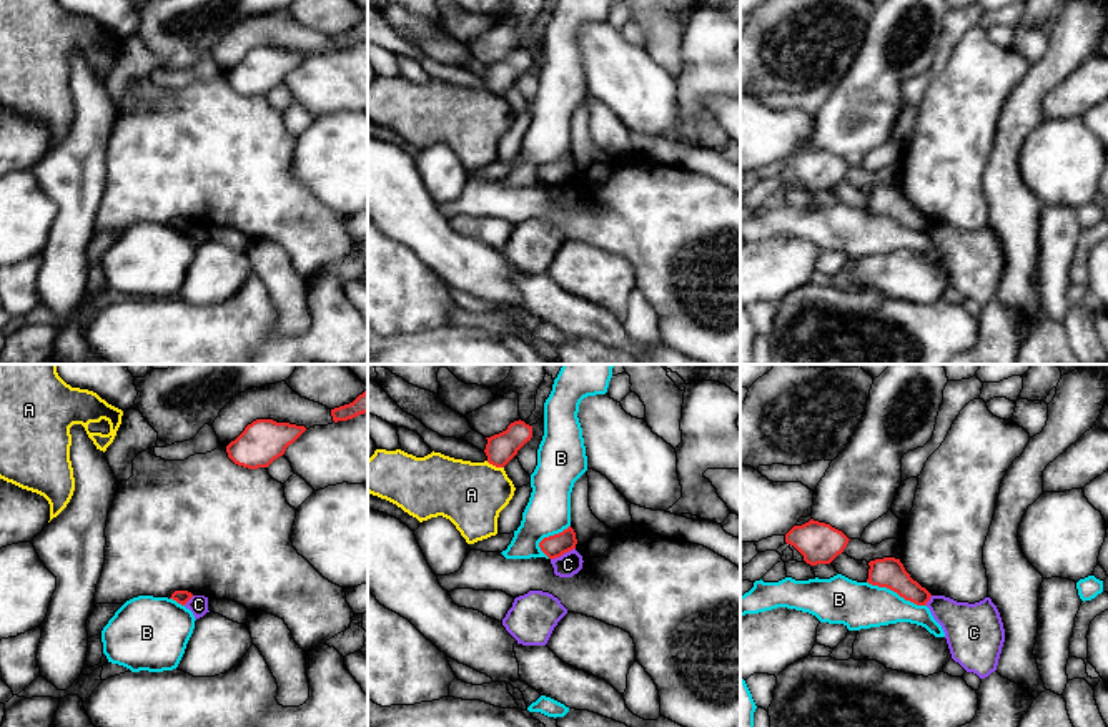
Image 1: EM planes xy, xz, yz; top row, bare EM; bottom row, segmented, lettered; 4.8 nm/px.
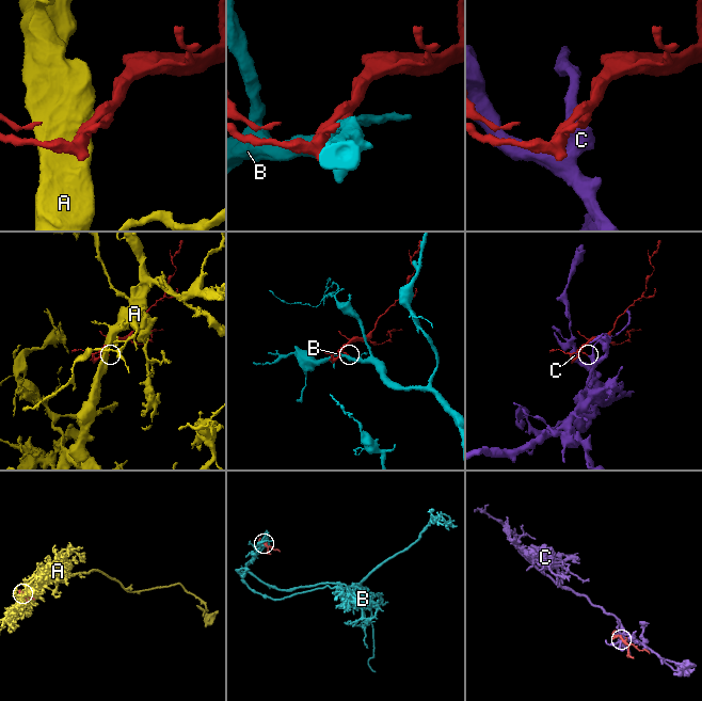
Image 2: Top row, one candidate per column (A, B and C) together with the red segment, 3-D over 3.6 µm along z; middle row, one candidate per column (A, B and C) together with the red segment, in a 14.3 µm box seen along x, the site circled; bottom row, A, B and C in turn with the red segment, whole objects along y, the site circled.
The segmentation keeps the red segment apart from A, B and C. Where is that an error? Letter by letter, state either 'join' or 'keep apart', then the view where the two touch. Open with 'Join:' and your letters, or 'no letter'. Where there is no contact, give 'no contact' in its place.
Join: no letter
A: keep apart; meets red in xz
B: keep apart; meets red in yz
C: keep apart; meets red in xz

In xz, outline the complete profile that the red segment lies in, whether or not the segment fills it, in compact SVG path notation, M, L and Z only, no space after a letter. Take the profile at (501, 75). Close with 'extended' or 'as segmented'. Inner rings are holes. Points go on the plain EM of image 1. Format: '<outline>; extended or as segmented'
M514 48L506 58L494 62L487 67L486 83L487 90L496 95L504 95L517 78L532 65L532 53L524 48Z; as segmented

